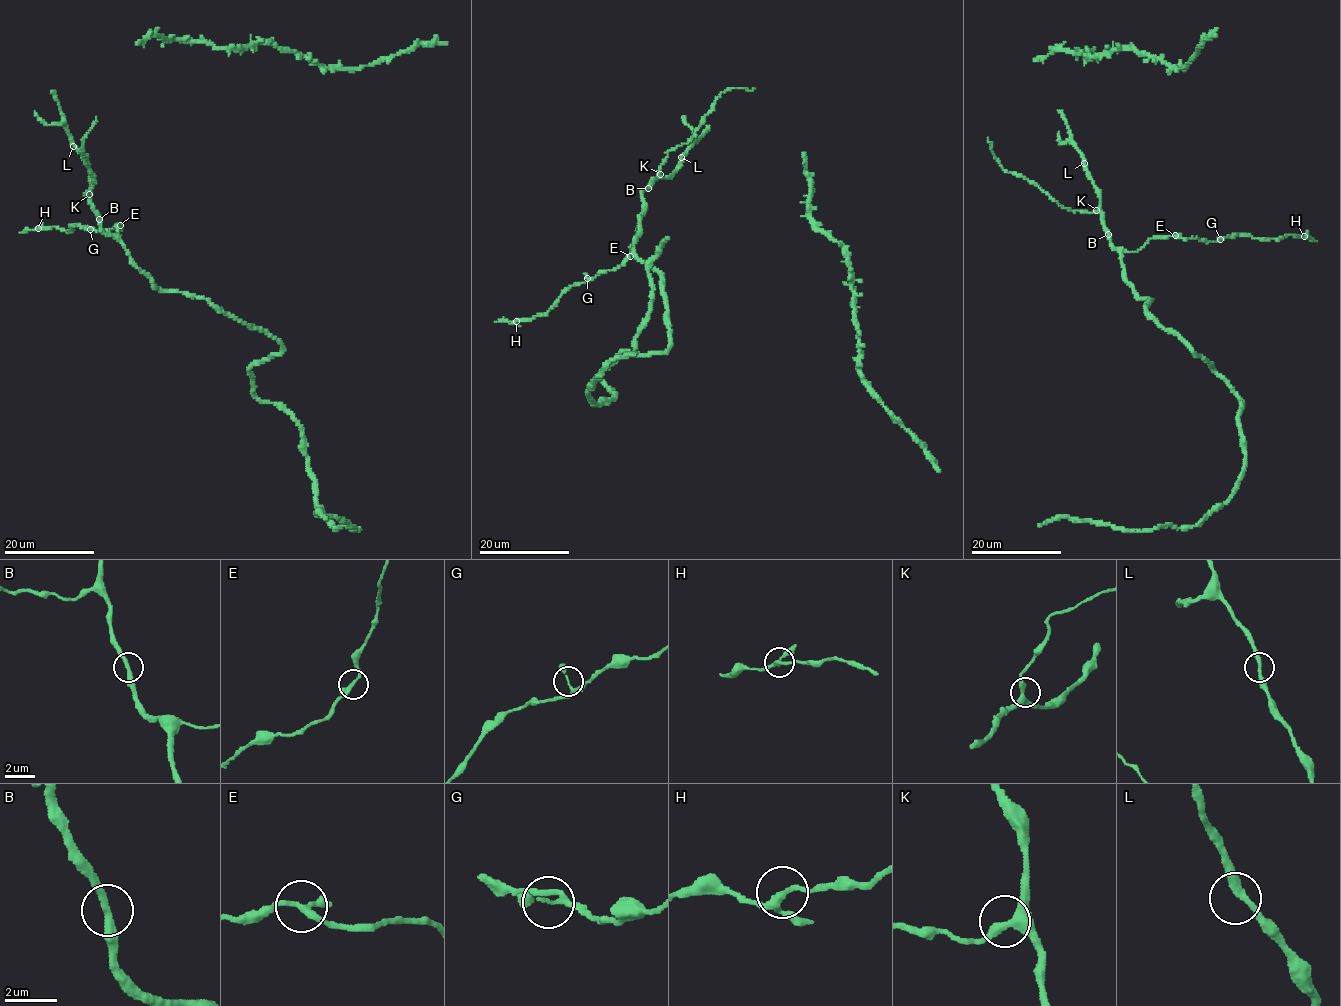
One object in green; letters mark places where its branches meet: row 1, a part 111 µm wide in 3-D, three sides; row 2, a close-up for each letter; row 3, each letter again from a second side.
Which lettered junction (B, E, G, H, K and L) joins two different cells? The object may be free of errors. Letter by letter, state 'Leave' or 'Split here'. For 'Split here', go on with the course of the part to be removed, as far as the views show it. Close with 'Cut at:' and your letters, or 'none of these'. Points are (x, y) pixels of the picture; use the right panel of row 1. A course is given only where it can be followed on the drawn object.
B: Leave
E: Leave
G: Leave
H: Leave
K: Leave
L: Leave
Cut at: none of these

